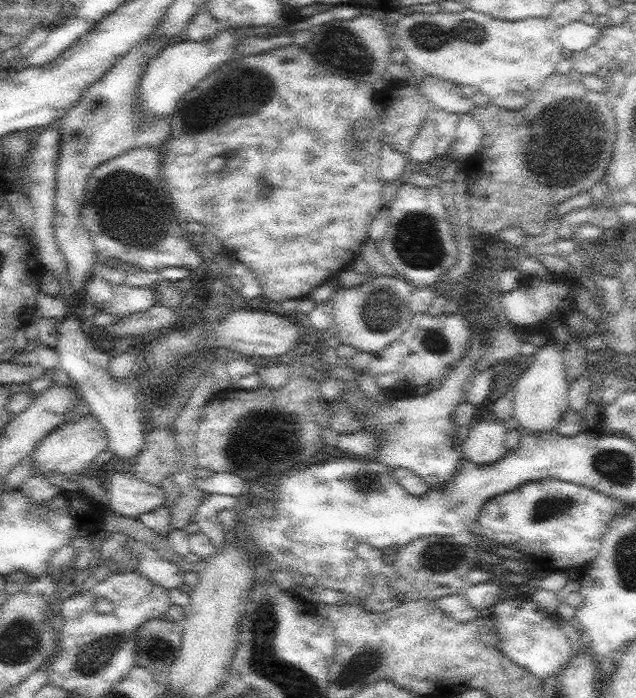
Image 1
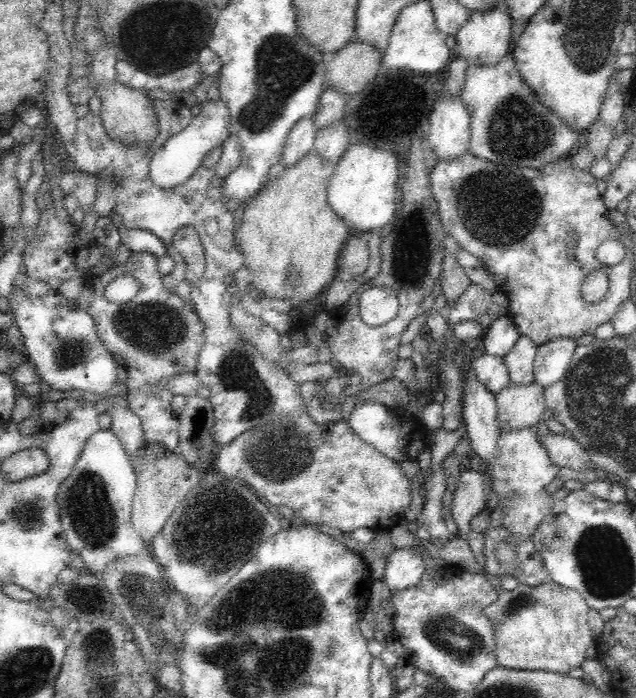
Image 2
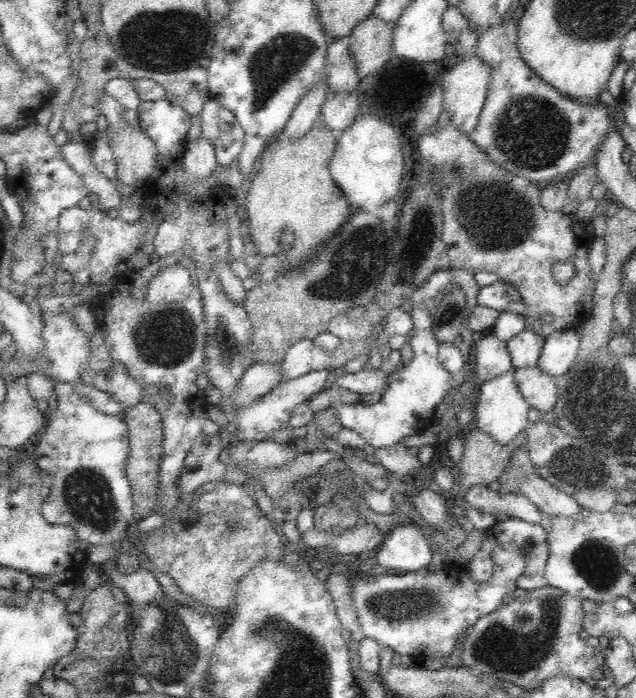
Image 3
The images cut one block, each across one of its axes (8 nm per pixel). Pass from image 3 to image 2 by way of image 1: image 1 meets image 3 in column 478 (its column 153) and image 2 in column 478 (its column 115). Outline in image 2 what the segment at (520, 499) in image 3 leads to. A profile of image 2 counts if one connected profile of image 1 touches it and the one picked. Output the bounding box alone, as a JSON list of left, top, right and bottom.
[451,470,492,540]

